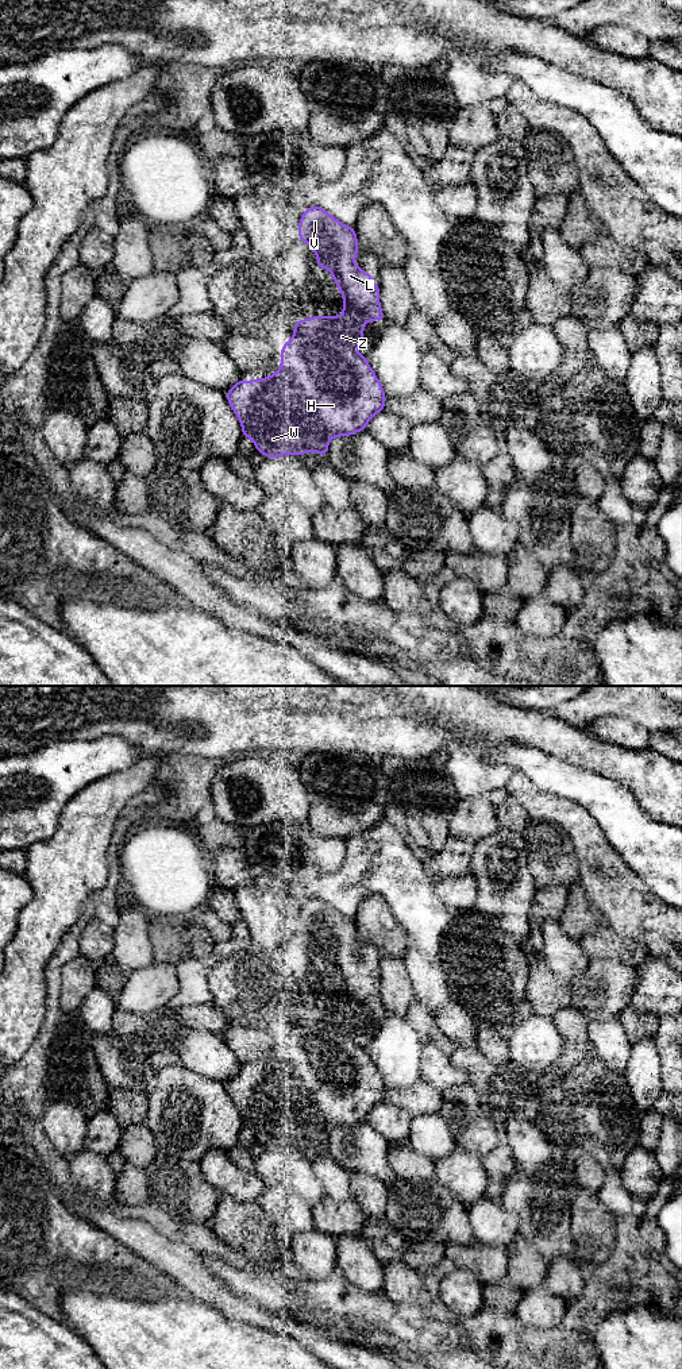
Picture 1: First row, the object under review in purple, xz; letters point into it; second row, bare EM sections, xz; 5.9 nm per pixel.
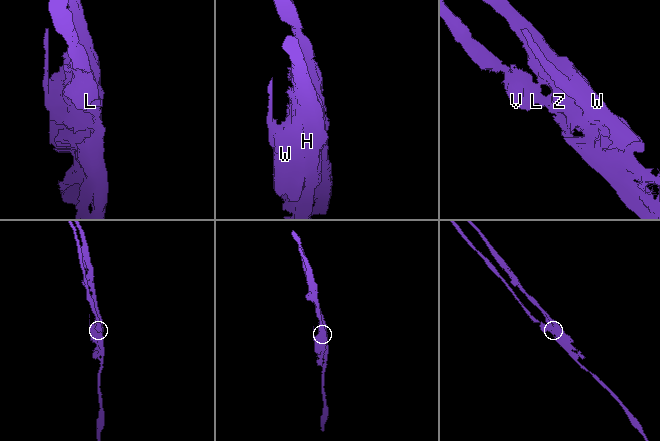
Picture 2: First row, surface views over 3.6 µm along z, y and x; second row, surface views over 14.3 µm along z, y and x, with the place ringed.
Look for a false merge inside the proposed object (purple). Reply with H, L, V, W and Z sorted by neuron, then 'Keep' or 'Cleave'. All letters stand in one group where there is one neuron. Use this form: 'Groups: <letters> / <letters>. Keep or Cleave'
Groups: H W Z / L V. Cleave

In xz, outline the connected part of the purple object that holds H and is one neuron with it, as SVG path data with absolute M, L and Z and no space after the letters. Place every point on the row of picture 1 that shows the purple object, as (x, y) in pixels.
M358 313L352 319L343 316L312 316L296 320L294 335L281 346L281 369L270 378L238 381L227 393L234 413L239 417L242 436L250 437L258 452L267 458L303 455L316 451L324 456L328 441L336 436L350 436L366 429L369 420L385 409L385 393L366 358L355 351L365 342L363 327L369 319Z

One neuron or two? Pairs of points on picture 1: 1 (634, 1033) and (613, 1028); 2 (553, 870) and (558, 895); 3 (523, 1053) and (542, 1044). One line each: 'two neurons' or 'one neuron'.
1: two neurons
2: two neurons
3: one neuron

